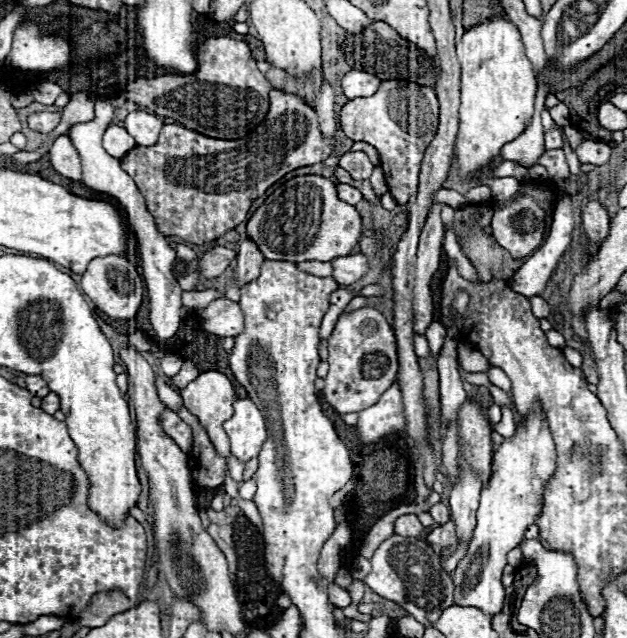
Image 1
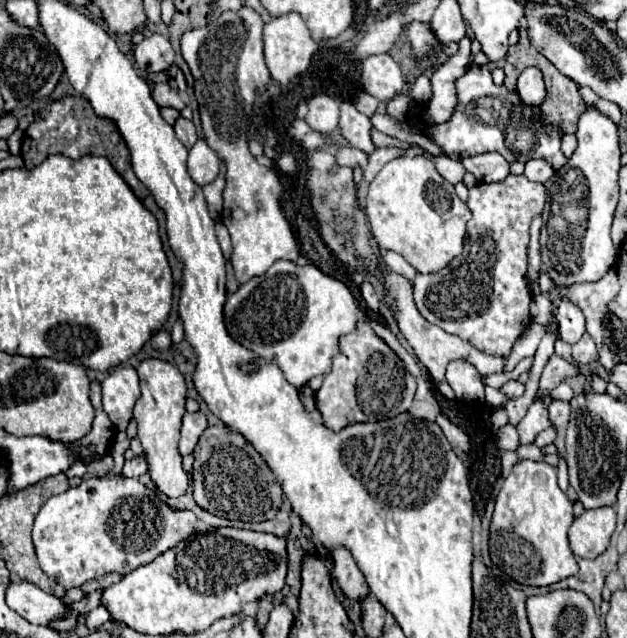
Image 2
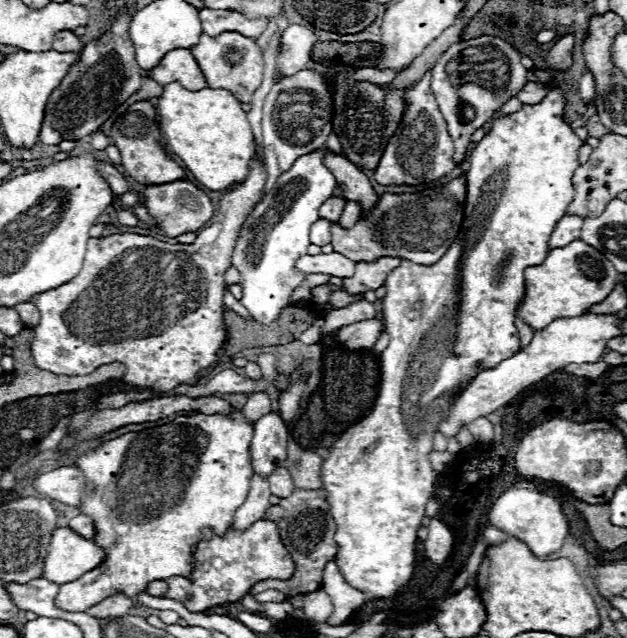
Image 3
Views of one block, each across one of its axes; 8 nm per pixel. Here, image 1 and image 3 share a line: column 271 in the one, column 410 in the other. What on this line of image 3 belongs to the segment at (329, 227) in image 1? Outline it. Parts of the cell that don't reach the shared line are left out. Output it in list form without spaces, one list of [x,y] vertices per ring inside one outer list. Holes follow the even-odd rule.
[[[458,176],[440,188],[426,188],[414,194],[382,194],[366,222],[358,220],[358,224],[350,230],[342,230],[338,224],[332,224],[330,244],[334,246],[334,252],[340,252],[354,262],[370,262],[380,256],[392,256],[414,260],[416,264],[436,264],[446,254],[446,248],[450,248],[454,242],[454,236],[460,232],[464,202],[464,176]]]

